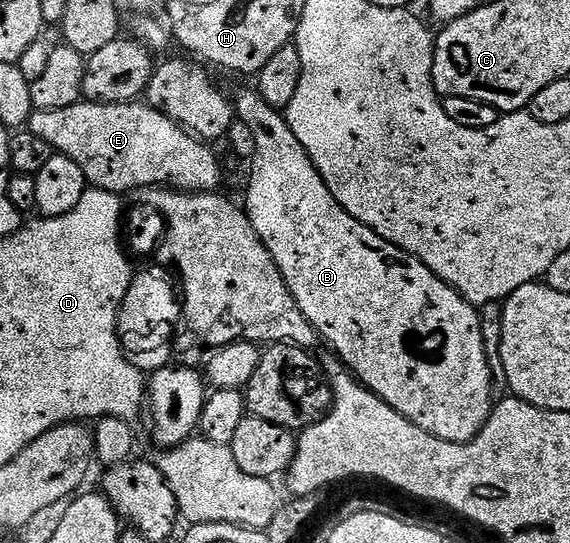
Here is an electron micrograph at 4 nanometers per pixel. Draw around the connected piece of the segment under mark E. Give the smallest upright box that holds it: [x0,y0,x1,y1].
[28,101,223,194]

